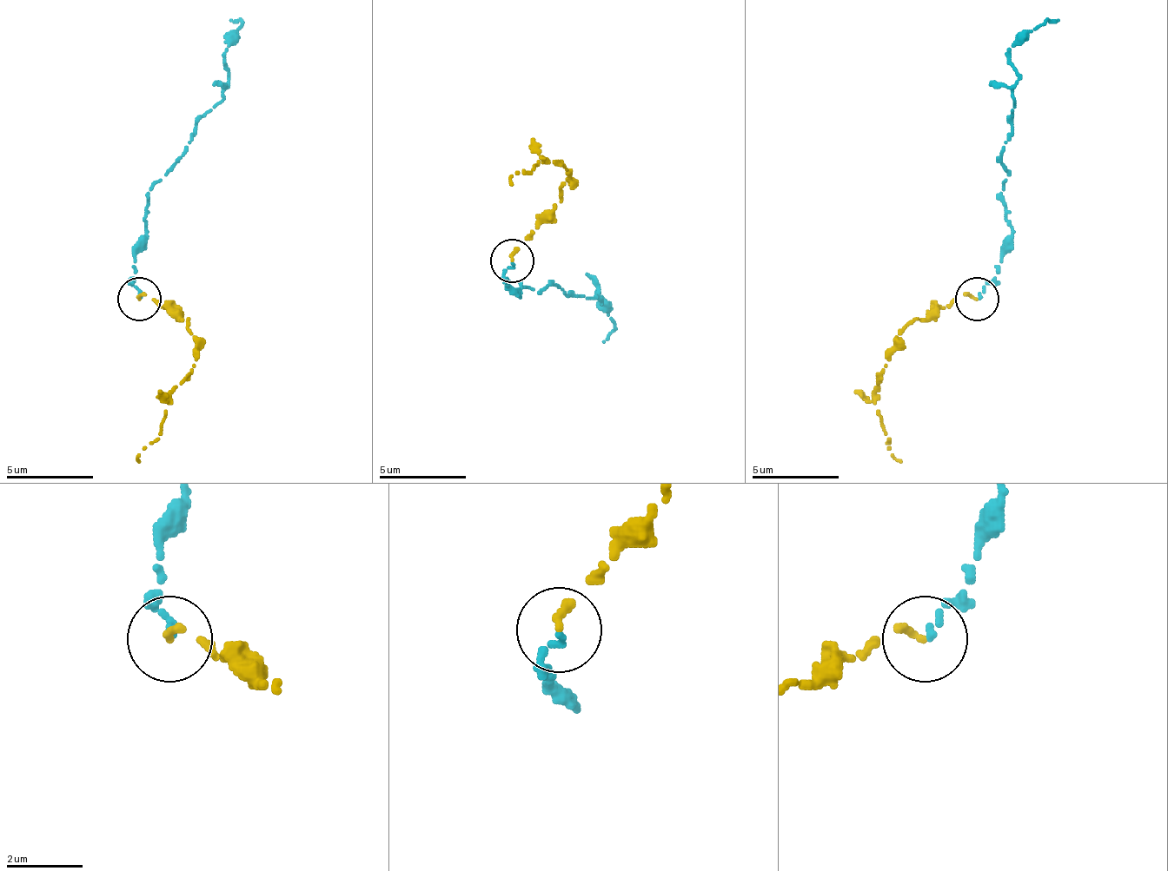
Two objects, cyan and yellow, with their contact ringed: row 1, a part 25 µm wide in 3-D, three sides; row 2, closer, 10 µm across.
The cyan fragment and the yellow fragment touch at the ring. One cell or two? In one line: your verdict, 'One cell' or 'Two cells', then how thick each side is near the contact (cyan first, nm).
One cell. Thickness 140 nm (cyan) against 220 nm

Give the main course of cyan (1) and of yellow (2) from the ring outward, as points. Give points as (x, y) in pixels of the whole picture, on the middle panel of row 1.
1: (511, 264), (507, 286), (520, 294), (520, 286), (598, 294), (615, 325), (602, 342)
2: (511, 260), (559, 199), (567, 168), (537, 155), (533, 168), (515, 173), (511, 186)

